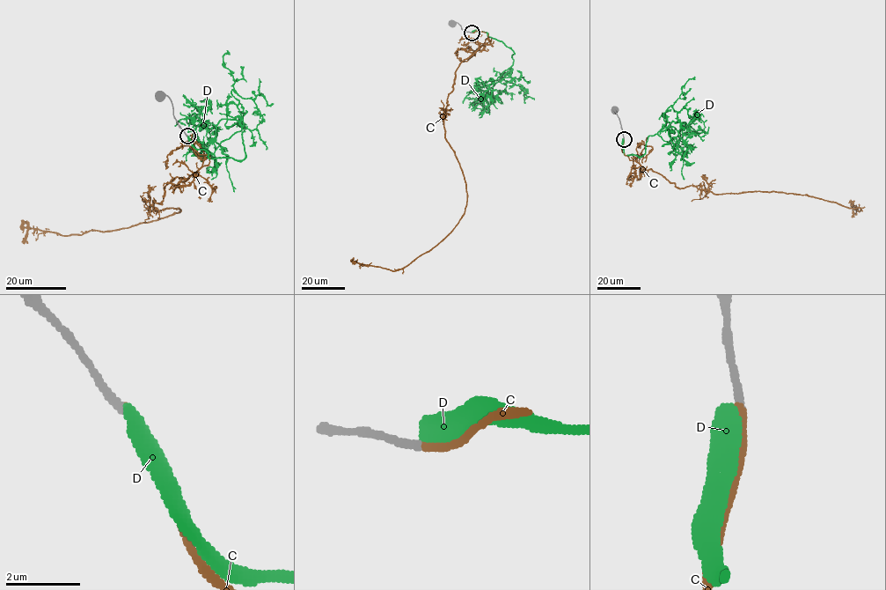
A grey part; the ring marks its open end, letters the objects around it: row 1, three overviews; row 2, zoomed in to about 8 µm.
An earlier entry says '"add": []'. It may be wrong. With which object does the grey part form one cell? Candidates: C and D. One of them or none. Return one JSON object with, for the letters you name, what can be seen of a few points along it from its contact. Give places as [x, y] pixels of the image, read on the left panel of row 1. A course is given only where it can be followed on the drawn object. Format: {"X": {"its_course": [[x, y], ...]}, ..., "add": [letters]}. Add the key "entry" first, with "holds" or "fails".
{"entry": "fails", "C": {"its_course": [[187, 136], [209, 163], [176, 177], [149, 210], [180, 210], [80, 235], [30, 228], [23, 243]]}, "add": ["C"]}

